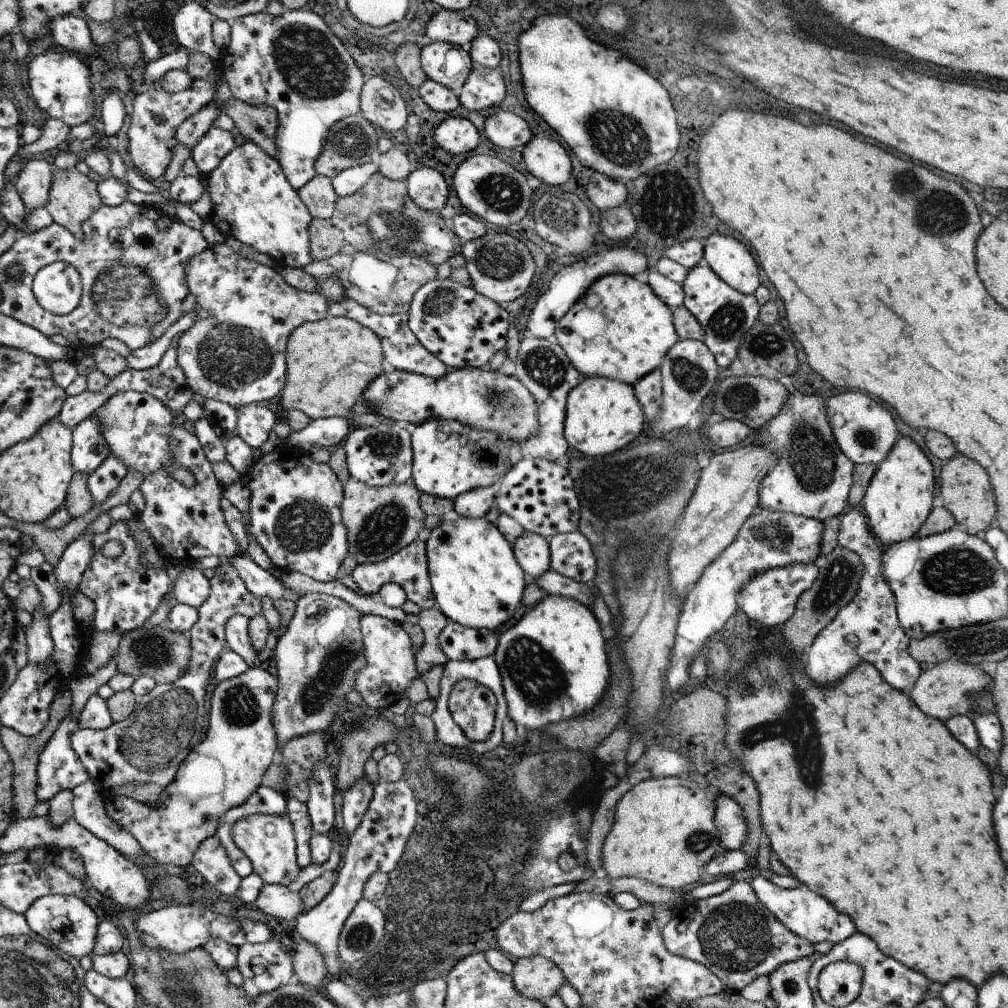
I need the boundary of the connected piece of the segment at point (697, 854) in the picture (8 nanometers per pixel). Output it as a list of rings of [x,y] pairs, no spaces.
[[[688,776],[657,777],[639,781],[617,802],[612,829],[602,847],[601,866],[610,878],[632,877],[660,888],[686,888],[703,880],[704,868],[720,850],[721,841],[715,824],[716,802],[709,789],[700,788]]]

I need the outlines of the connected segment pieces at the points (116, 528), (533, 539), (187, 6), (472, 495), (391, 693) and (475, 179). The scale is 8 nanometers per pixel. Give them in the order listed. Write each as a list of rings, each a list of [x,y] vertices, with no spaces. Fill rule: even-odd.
[[[118,521],[112,525],[107,532],[95,534],[96,556],[91,562],[91,568],[83,574],[83,582],[80,585],[79,591],[85,594],[92,602],[94,602],[94,620],[89,626],[91,631],[98,632],[128,632],[132,629],[141,627],[152,614],[154,610],[160,606],[164,594],[170,591],[170,578],[165,568],[162,570],[154,566],[144,566],[142,564],[142,550],[138,548],[138,540],[130,534],[130,528],[126,522]],[[110,540],[118,540],[124,548],[124,552],[118,558],[108,558],[103,555],[103,544],[108,544]]]
[[[524,531],[516,538],[513,551],[527,579],[533,580],[551,570],[549,542],[540,534]]]
[[[196,2],[182,4],[171,19],[174,41],[181,49],[204,53],[217,63],[221,52],[212,36],[215,19],[211,12]]]
[[[490,486],[468,490],[453,500],[455,511],[466,518],[482,518],[490,510],[495,493],[495,487]]]
[[[363,615],[361,623],[367,665],[359,672],[355,689],[368,706],[379,711],[402,700],[408,686],[421,675],[416,668],[416,652],[412,650],[412,640],[401,623],[378,615]]]
[[[472,156],[462,162],[454,174],[454,190],[462,206],[468,208],[478,218],[494,224],[498,230],[507,230],[526,218],[528,209],[533,206],[533,190],[522,172],[496,156]]]

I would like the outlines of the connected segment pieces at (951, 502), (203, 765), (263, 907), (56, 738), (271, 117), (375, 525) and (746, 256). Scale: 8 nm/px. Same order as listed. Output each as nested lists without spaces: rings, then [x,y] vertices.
[[[956,456],[950,462],[946,462],[940,474],[940,492],[944,498],[942,507],[946,507],[952,514],[958,527],[961,527],[972,535],[986,530],[994,516],[996,516],[996,504],[994,504],[994,494],[990,488],[990,480],[984,468],[980,468],[974,460],[966,458],[966,456]]]
[[[256,666],[248,667],[239,677],[222,680],[215,684],[211,691],[211,718],[207,737],[200,742],[190,756],[183,761],[178,776],[170,785],[164,787],[160,794],[158,806],[142,804],[128,796],[105,791],[104,808],[108,816],[126,828],[142,846],[148,857],[158,864],[173,864],[184,868],[192,864],[194,854],[206,838],[219,832],[223,817],[244,802],[260,788],[264,774],[275,762],[280,750],[280,739],[276,738],[274,706],[276,693],[279,690],[279,674]]]
[[[266,883],[254,904],[254,909],[262,911],[271,921],[275,918],[296,919],[302,908],[304,904],[298,892],[290,892],[285,886]]]
[[[69,714],[43,748],[37,766],[36,798],[38,798],[38,802],[48,802],[60,791],[75,789],[76,786],[86,781],[92,782],[92,776],[88,774],[88,770],[79,755],[76,754],[75,750],[72,750],[72,734],[78,728],[79,717]]]
[[[234,99],[222,108],[236,126],[240,141],[254,142],[263,148],[272,158],[278,158],[276,148],[276,128],[278,128],[277,110],[271,106],[254,106]]]
[[[351,478],[343,483],[342,514],[347,524],[350,538],[350,552],[344,559],[338,571],[336,581],[363,595],[364,592],[354,582],[351,572],[357,564],[366,562],[380,562],[390,558],[399,550],[406,548],[417,539],[420,530],[424,527],[427,514],[420,506],[421,492],[412,480],[402,484],[372,487],[366,482]]]
[[[712,234],[703,248],[708,266],[733,290],[754,295],[761,286],[760,272],[748,248],[732,236]]]

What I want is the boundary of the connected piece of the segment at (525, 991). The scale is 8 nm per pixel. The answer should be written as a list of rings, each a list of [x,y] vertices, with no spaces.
[[[542,955],[515,960],[511,977],[522,996],[542,1001],[554,996],[565,981],[561,968]]]

